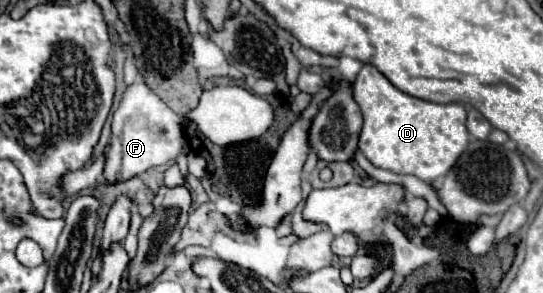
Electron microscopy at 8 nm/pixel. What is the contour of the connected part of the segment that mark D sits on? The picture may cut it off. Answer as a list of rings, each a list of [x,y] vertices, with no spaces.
[[[363,65],[353,81],[353,99],[363,113],[363,131],[359,135],[359,151],[381,169],[393,173],[415,175],[421,181],[433,181],[443,177],[469,143],[469,131],[465,127],[467,111],[461,103],[429,103],[411,97],[389,83],[373,65]]]

